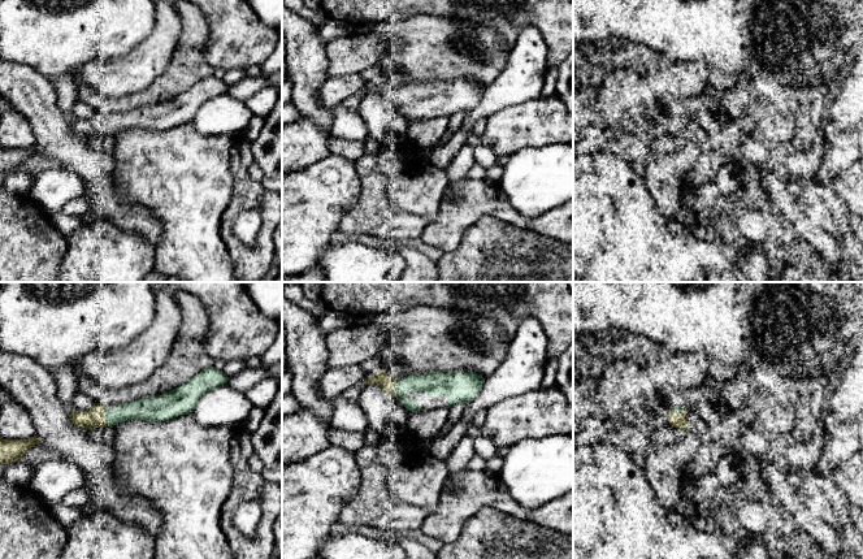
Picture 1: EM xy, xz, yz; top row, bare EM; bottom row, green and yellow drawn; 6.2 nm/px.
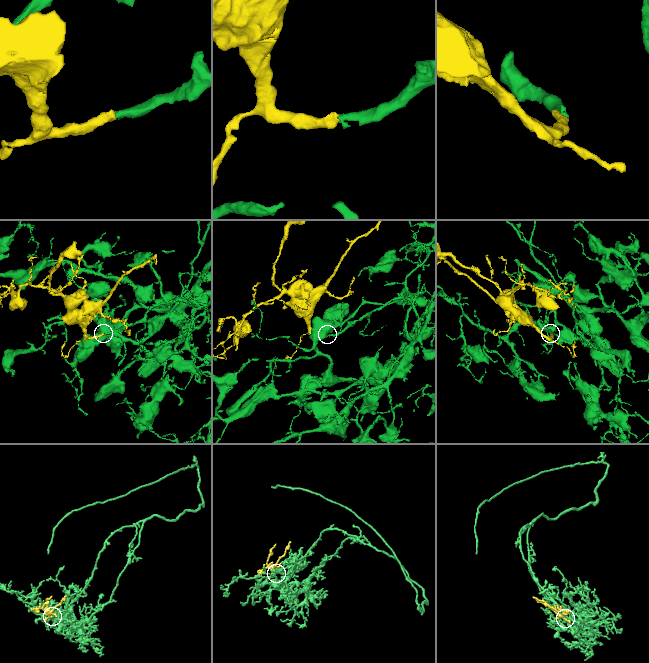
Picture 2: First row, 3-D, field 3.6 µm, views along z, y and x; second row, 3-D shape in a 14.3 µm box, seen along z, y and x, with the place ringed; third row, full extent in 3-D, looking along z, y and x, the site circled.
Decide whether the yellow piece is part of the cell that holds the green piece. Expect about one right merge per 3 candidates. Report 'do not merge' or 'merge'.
merge

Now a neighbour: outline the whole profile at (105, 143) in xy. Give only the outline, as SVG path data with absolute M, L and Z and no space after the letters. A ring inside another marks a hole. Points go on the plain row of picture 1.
M96 135L88 139L88 146L94 151L109 152L114 147L114 138L110 135Z

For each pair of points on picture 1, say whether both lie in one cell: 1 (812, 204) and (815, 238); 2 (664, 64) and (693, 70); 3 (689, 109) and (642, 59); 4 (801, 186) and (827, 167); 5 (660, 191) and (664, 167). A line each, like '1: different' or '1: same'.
1: different
2: same
3: same
4: different
5: same

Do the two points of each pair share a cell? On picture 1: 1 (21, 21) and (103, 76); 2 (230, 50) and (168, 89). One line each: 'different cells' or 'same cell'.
1: different cells
2: different cells

